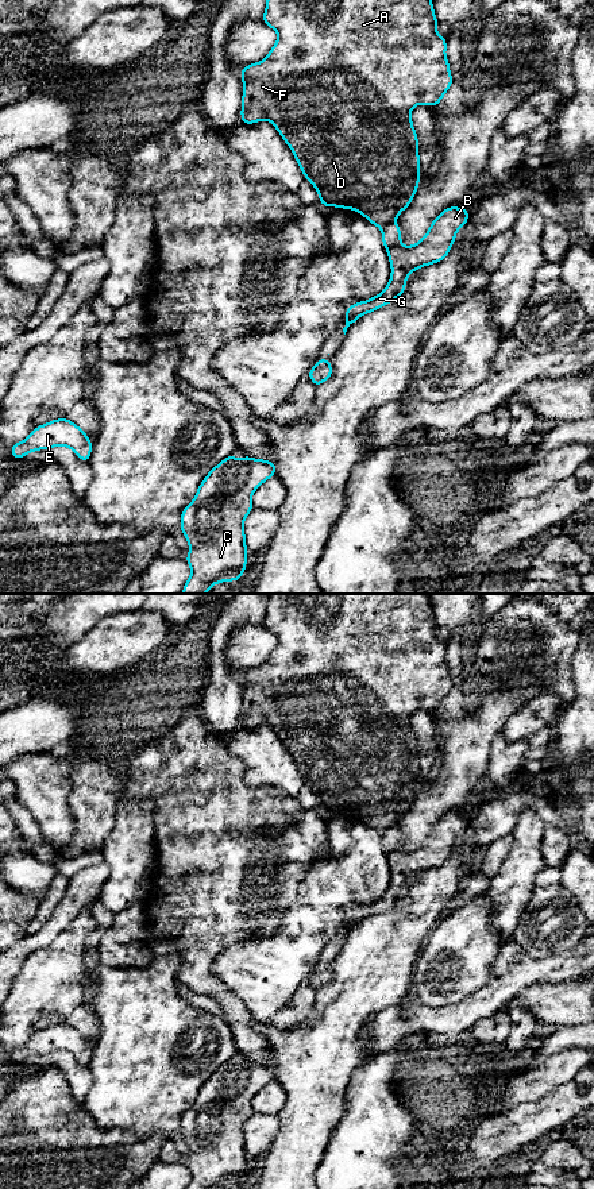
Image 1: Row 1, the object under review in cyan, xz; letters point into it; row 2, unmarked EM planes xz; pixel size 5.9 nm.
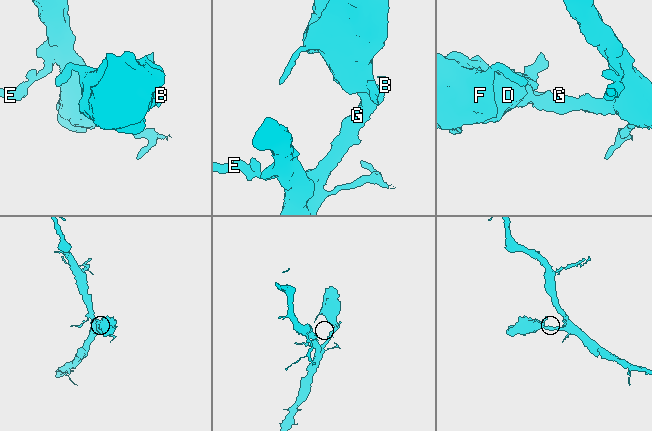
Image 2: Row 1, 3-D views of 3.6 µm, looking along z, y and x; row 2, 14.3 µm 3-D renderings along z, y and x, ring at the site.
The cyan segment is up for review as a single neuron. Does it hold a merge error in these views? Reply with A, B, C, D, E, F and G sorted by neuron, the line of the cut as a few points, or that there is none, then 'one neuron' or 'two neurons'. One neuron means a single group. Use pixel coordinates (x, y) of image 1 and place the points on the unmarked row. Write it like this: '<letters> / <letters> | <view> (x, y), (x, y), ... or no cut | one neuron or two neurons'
A D F / B C E G | xz (394, 825), (381, 833) | two neurons

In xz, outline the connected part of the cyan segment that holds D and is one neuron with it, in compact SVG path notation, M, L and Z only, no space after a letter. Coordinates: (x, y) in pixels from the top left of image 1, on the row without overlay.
M270 594L262 626L277 636L278 644L262 667L251 668L240 675L243 684L242 726L252 729L269 725L274 729L293 756L305 783L317 795L321 810L354 814L381 834L396 826L397 821L412 807L421 777L420 752L410 723L412 713L418 709L429 711L440 709L441 702L454 687L446 663L447 644L436 636L437 624L429 594Z

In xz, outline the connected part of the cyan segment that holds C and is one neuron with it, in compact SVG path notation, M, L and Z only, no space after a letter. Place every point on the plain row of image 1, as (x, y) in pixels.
M234 1058L209 1076L198 1090L194 1104L181 1119L181 1135L192 1153L186 1161L192 1178L185 1189L216 1189L235 1186L243 1181L248 1161L243 1126L254 1112L252 1097L274 1080L274 1066L252 1063L247 1059L235 1063Z

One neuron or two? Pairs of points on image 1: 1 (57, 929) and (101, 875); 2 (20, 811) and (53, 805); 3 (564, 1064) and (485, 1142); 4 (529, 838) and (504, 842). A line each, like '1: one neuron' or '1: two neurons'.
1: one neuron
2: two neurons
3: two neurons
4: two neurons

